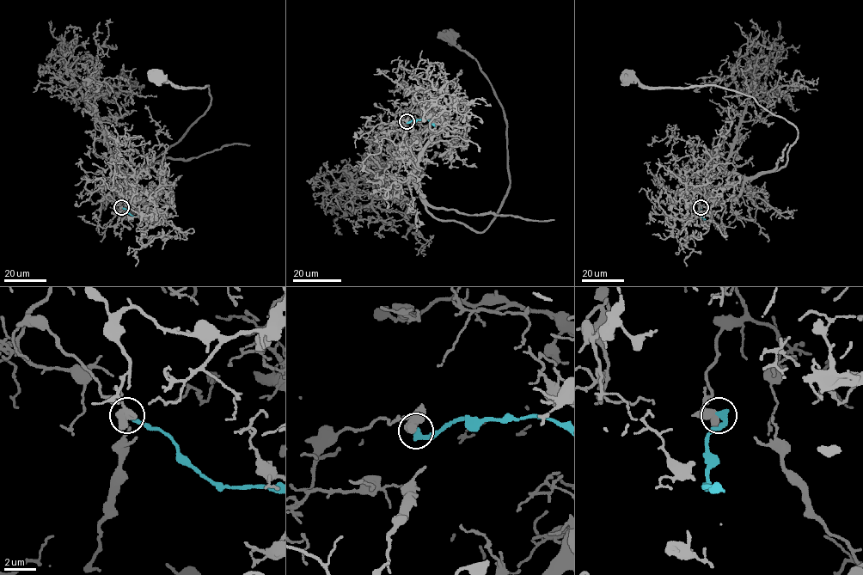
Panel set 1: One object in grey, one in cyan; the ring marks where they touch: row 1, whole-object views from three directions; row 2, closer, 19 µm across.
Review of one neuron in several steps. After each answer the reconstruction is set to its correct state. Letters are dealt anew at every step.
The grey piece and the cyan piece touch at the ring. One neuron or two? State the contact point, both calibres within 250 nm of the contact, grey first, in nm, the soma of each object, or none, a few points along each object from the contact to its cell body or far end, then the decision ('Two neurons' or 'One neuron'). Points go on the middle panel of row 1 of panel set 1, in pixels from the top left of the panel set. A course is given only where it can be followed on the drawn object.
Place: (407, 121). Thickness 700 nm (grey) against 400 nm. Soma of grey: (448, 36). Soma of cyan: none. Course of grey: (407, 121), (392, 125), (410, 131), (425, 208), (482, 232), (509, 187), (506, 123), (478, 63), (448, 37). Course of cyan: (407, 121), (429, 120), (435, 126). Two neurons

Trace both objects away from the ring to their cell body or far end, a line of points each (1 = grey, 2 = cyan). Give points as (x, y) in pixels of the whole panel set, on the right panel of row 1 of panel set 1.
1: (700, 207), (713, 174), (751, 178), (785, 166), (797, 129), (739, 93), (645, 88), (627, 76)
2: (700, 207), (699, 217), (705, 219)

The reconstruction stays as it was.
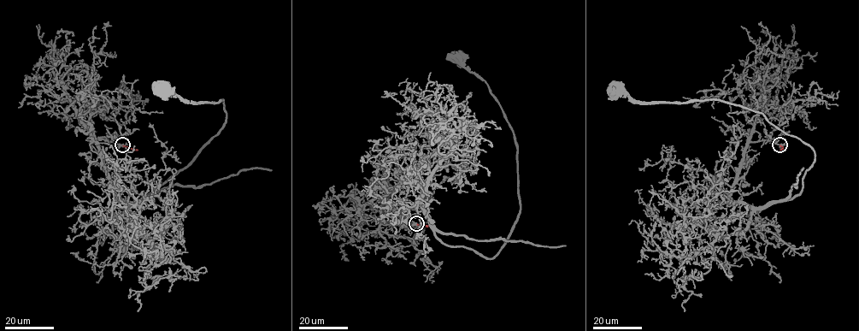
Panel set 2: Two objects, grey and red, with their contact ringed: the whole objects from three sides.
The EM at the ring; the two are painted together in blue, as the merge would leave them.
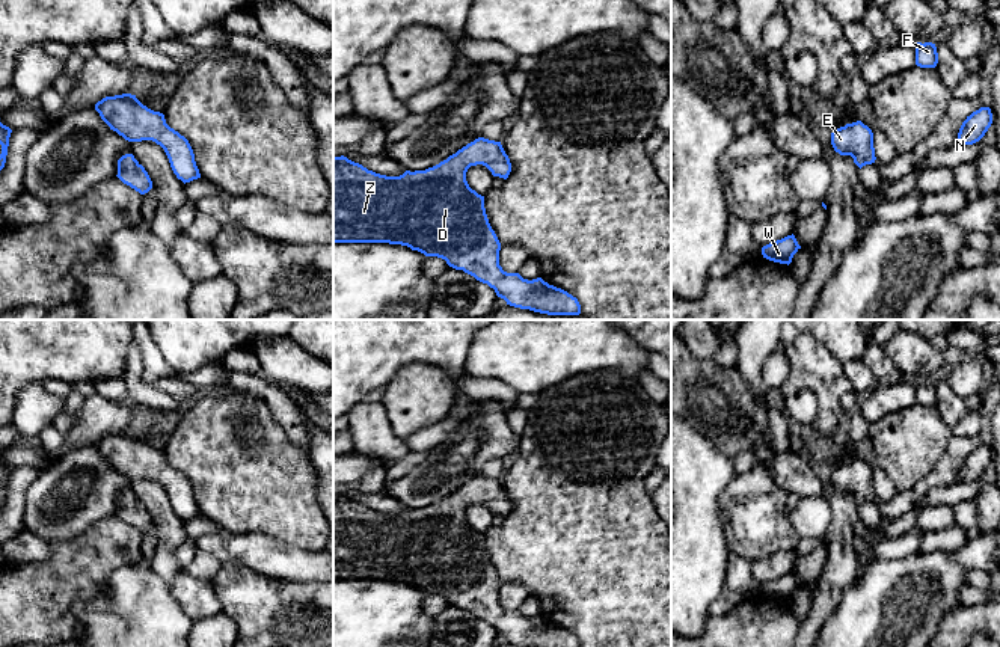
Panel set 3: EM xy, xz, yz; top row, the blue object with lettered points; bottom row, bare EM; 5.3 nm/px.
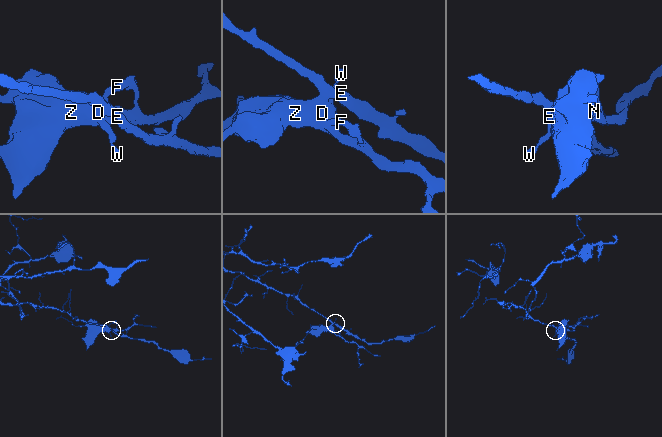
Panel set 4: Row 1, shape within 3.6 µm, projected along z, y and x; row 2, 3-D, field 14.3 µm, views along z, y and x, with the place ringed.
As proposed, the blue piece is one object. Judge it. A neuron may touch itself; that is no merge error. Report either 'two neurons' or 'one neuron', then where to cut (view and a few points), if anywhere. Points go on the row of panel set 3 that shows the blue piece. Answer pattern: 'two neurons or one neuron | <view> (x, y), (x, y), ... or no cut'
one neuron | no cut

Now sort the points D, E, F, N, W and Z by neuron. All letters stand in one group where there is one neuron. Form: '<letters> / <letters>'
D E F N W Z

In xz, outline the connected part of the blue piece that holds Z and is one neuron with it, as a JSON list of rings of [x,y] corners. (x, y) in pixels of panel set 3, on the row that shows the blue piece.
[[[484,137],[475,139],[433,167],[415,172],[406,170],[400,176],[380,175],[344,155],[333,155],[333,243],[389,243],[407,246],[425,256],[442,258],[449,267],[463,270],[477,281],[487,284],[510,306],[548,315],[579,315],[581,305],[567,291],[549,285],[541,278],[528,281],[519,273],[507,273],[502,270],[499,265],[501,243],[489,223],[484,196],[472,190],[466,181],[468,169],[477,164],[486,166],[493,176],[504,179],[511,172],[510,158],[501,142]]]

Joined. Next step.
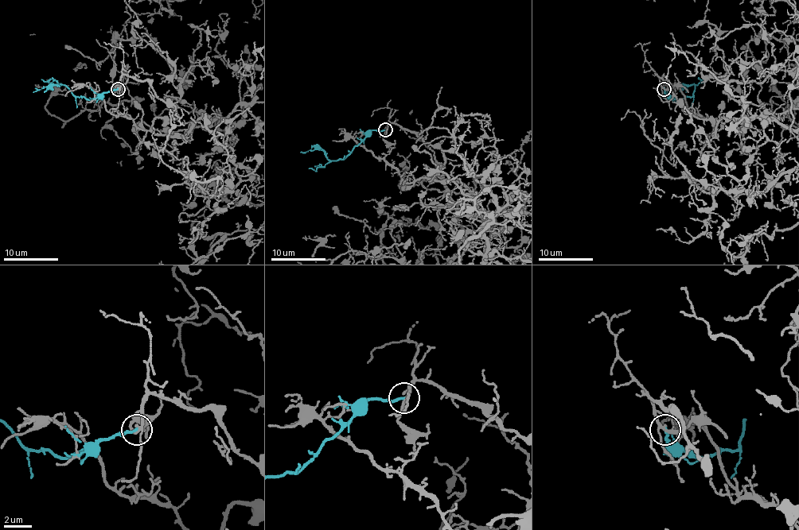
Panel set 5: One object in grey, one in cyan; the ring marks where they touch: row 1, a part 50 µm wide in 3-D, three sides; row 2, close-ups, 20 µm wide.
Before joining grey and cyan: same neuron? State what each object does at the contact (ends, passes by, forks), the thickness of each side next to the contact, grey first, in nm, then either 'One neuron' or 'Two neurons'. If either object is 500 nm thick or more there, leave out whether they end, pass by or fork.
At the ring grey forks. At the ring cyan ends. Thickness 200 nm (grey) against 200 nm. Two neurons

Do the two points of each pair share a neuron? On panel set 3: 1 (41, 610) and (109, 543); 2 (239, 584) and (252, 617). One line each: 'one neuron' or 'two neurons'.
1: one neuron
2: one neuron

